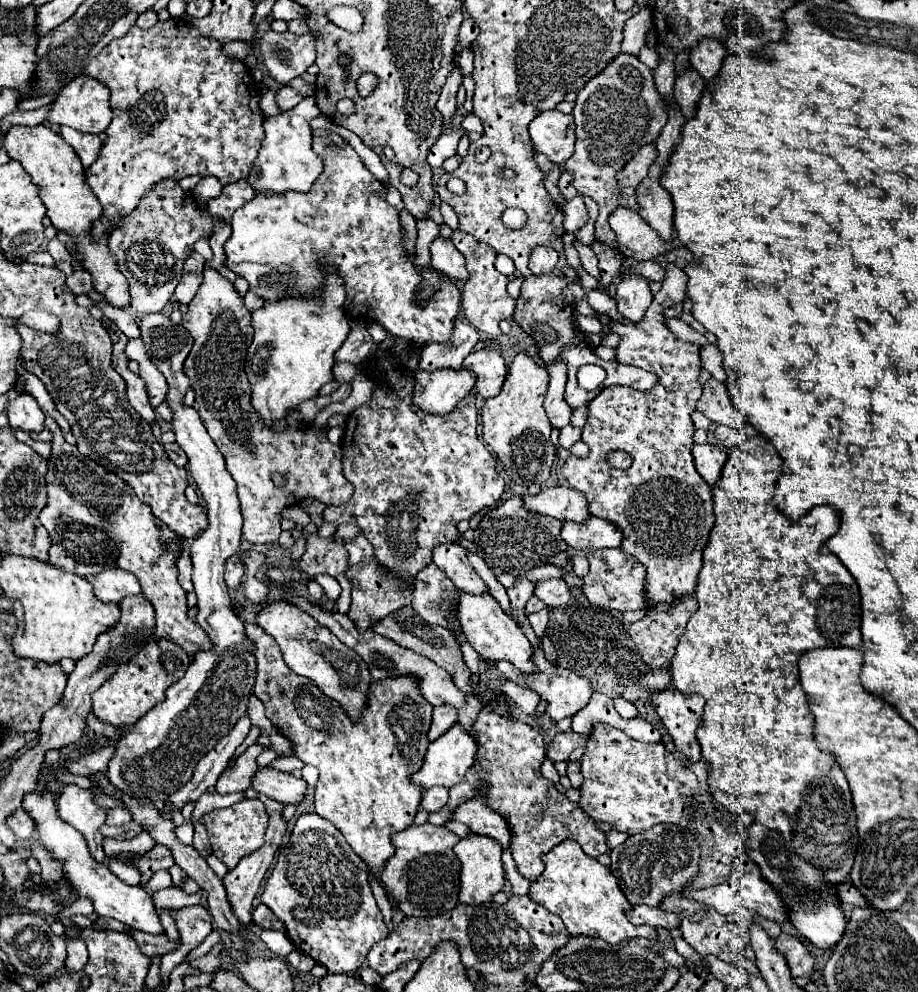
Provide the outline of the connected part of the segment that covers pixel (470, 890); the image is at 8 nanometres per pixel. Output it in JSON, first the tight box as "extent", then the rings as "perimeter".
{"extent":[454,833,504,905],"perimeter":[[[468,833],[462,837],[454,853],[458,855],[462,863],[462,875],[460,875],[460,903],[476,903],[482,905],[486,901],[492,901],[492,895],[498,893],[504,885],[504,869],[502,869],[502,847],[496,843],[496,839],[488,839],[488,835],[476,835]]]}

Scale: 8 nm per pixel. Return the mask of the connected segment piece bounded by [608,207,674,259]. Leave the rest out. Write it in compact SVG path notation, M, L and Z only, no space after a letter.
M620 207L608 217L612 231L616 233L616 249L632 259L654 259L666 251L672 251L674 245L666 243L658 231L654 231L636 211Z

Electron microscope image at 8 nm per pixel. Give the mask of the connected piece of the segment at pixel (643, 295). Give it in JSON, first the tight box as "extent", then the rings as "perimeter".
{"extent":[616,277,652,321],"perimeter":[[[642,277],[622,279],[616,289],[616,305],[618,311],[632,321],[640,321],[652,303],[652,293],[648,289],[648,281]]]}

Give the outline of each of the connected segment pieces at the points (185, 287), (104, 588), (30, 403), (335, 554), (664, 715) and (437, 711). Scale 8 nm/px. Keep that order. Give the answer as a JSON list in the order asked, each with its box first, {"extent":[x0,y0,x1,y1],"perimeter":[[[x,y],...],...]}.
[{"extent":[172,253,206,303],"perimeter":[[[192,253],[186,263],[184,263],[184,275],[174,291],[174,297],[172,301],[178,301],[178,303],[190,303],[192,297],[196,295],[200,283],[202,283],[202,269],[204,269],[204,263],[206,259],[200,255],[200,253]]]},{"extent":[86,569,140,603],"perimeter":[[[108,569],[98,575],[86,577],[94,587],[94,595],[106,603],[120,603],[126,595],[140,595],[140,583],[132,573],[120,569]]]},{"extent":[6,393,44,431],"perimeter":[[[20,393],[16,399],[12,399],[8,403],[6,413],[12,429],[24,429],[24,431],[44,429],[44,413],[30,393]]]},{"extent":[300,535,348,577],"perimeter":[[[308,535],[306,553],[300,559],[300,569],[304,569],[310,577],[318,573],[328,573],[336,577],[344,573],[348,567],[348,553],[342,545],[342,539],[320,539],[318,535]]]},{"extent":[650,687,704,763],"perimeter":[[[668,687],[650,693],[650,701],[678,751],[682,751],[690,763],[696,763],[702,757],[696,729],[700,725],[704,699],[700,695],[684,695],[676,687]]]},{"extent":[428,707,456,741],"perimeter":[[[434,707],[432,713],[432,725],[428,731],[428,739],[436,741],[438,737],[442,737],[452,725],[456,723],[456,709],[454,707]]]}]

